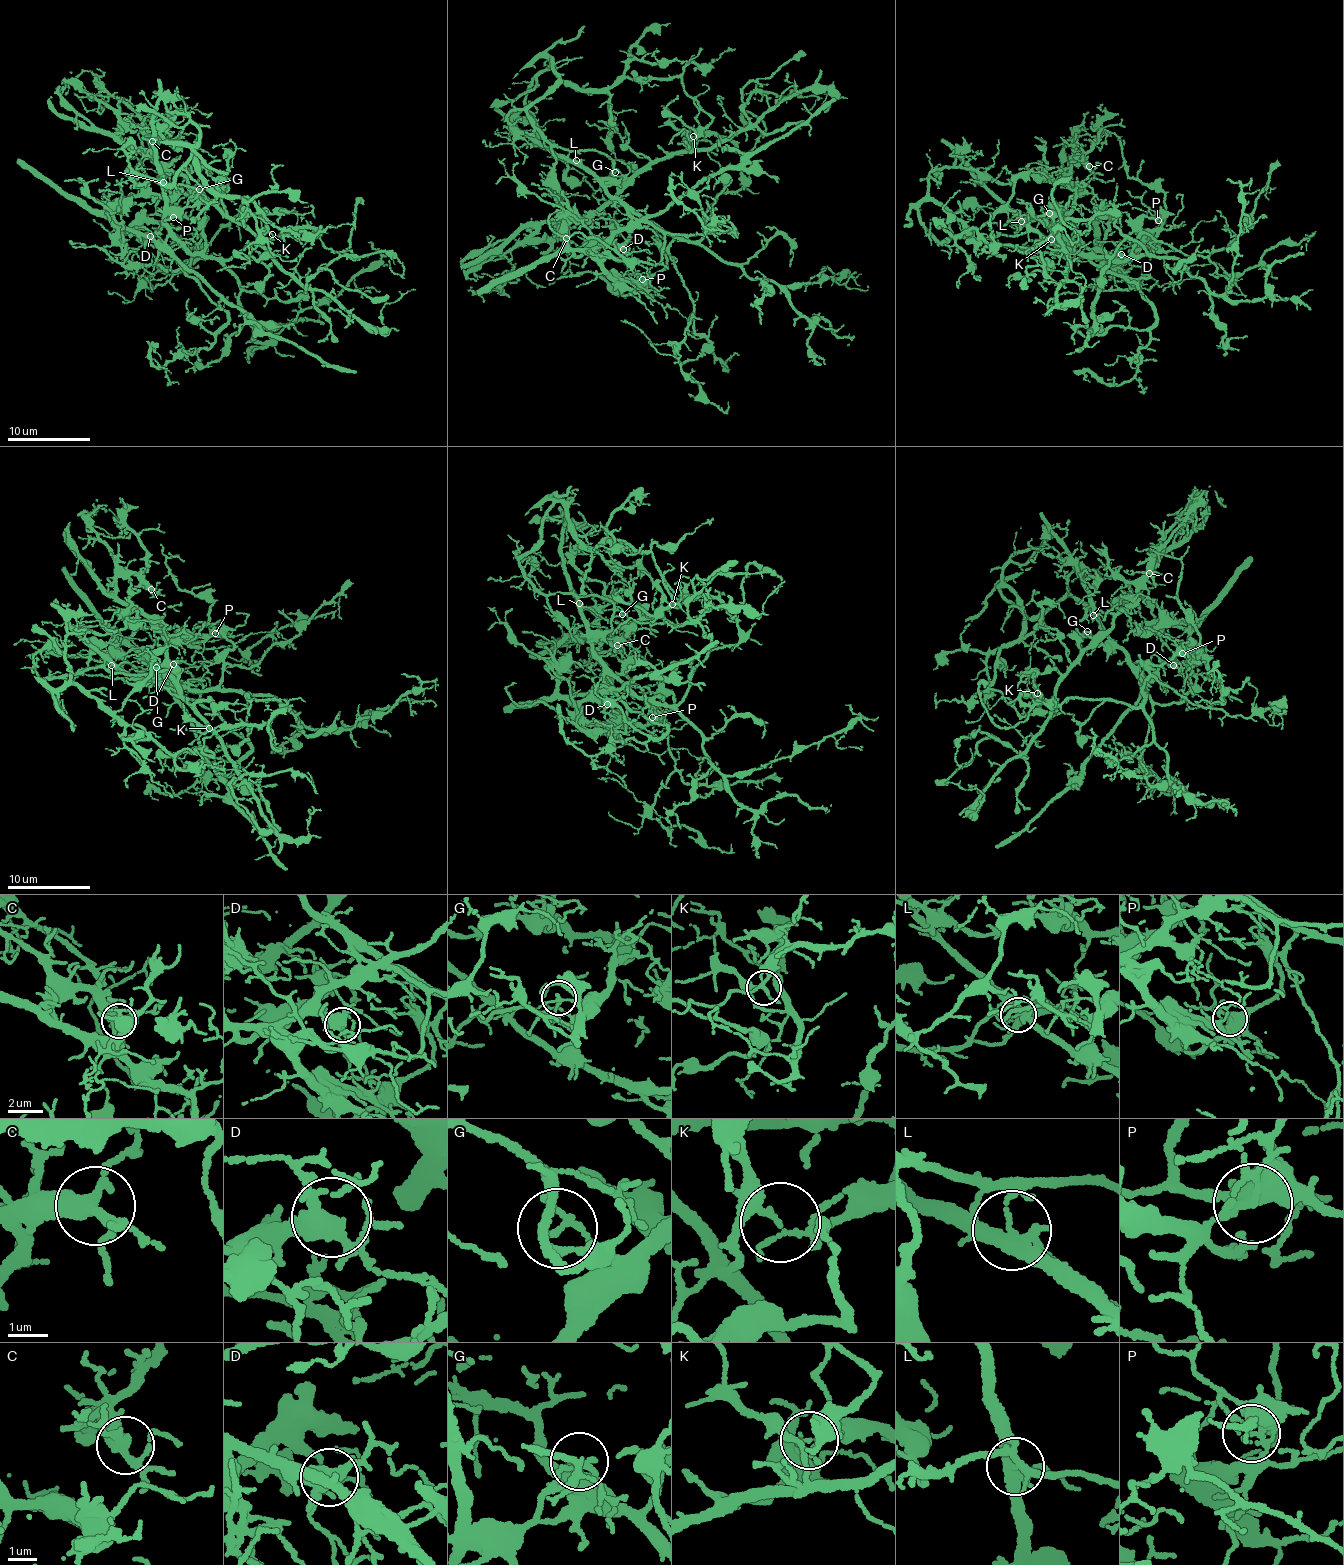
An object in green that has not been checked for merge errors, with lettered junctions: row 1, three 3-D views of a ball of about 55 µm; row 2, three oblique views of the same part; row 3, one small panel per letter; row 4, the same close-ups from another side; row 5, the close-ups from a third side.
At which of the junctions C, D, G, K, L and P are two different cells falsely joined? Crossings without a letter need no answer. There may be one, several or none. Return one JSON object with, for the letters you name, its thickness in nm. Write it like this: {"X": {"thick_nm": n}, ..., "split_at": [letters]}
{"G": {"thick_nm": 120}, "K": {"thick_nm": 100}, "L": {"thick_nm": 320}, "P": {"thick_nm": 280}, "split_at": ["G", "K", "L", "P"]}

